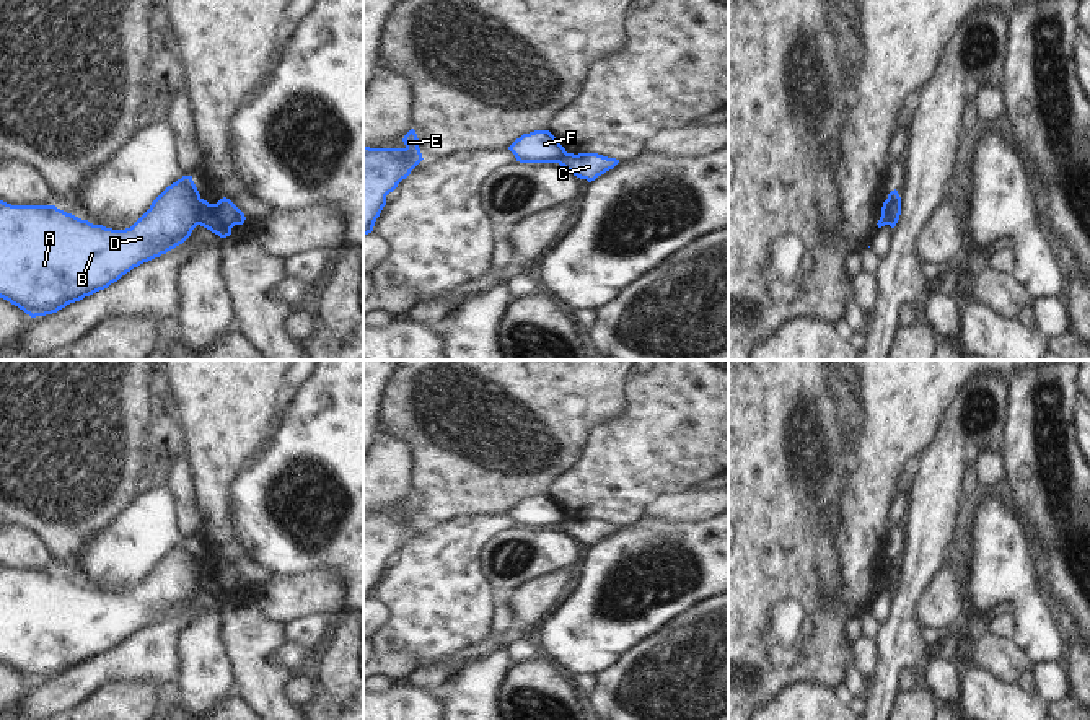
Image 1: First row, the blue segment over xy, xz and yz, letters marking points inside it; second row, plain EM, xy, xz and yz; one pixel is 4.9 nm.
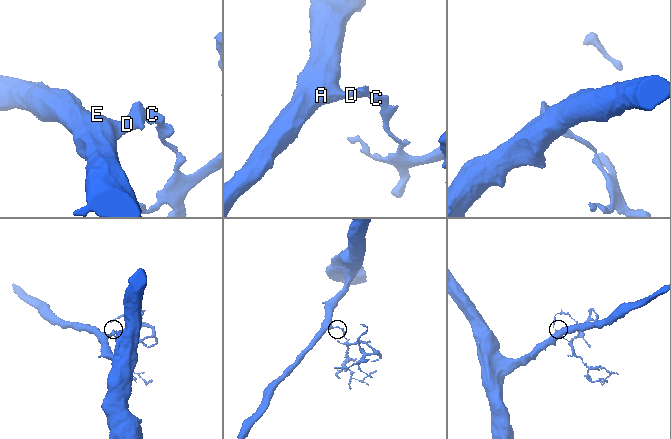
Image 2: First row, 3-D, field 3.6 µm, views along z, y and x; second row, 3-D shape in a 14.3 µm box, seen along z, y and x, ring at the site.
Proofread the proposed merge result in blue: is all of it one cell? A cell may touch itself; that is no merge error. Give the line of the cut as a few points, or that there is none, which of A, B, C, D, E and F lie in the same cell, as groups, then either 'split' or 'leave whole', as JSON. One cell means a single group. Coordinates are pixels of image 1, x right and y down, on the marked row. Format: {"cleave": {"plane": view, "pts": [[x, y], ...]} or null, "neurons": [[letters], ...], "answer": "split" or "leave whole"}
{"cleave": {"plane": "yz", "pts": [[893, 191], [888, 199], [887, 223]]}, "neurons": [["A", "B", "D", "E", "F"], ["C"]], "answer": "split"}

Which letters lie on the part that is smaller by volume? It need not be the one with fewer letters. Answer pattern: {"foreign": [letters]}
{"foreign": ["C"]}

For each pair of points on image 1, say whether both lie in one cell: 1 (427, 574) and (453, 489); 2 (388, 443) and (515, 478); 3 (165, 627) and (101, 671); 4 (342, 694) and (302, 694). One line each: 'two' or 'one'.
1: two
2: two
3: one
4: two

